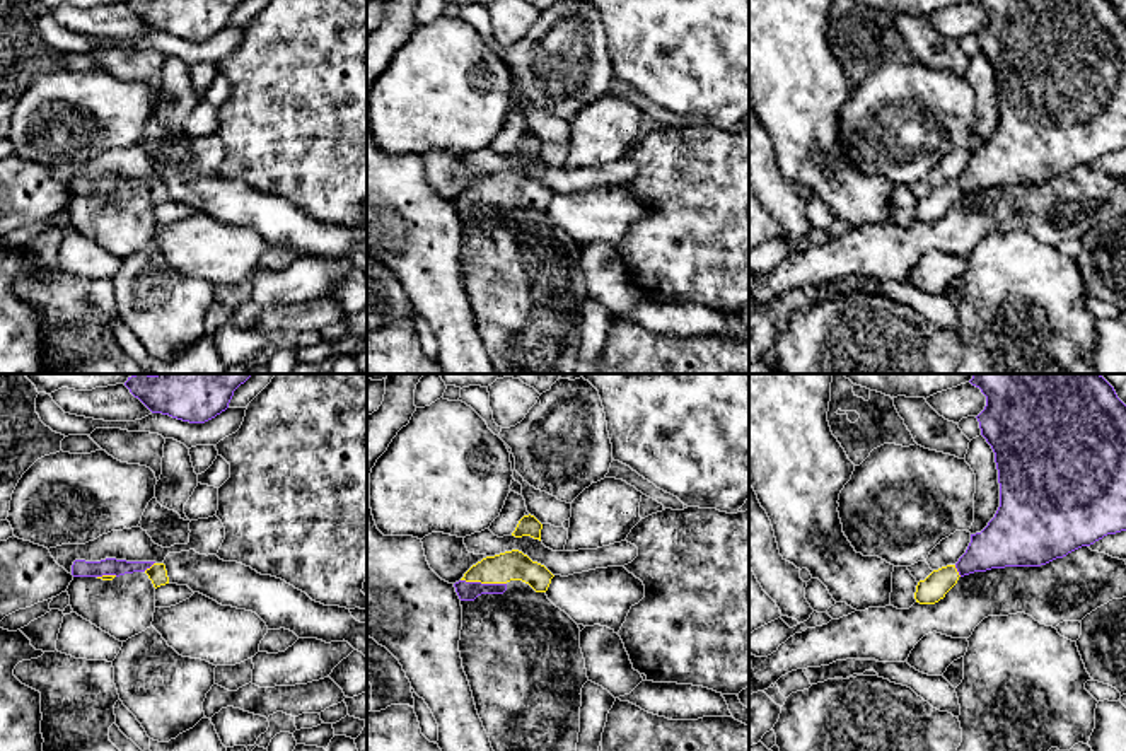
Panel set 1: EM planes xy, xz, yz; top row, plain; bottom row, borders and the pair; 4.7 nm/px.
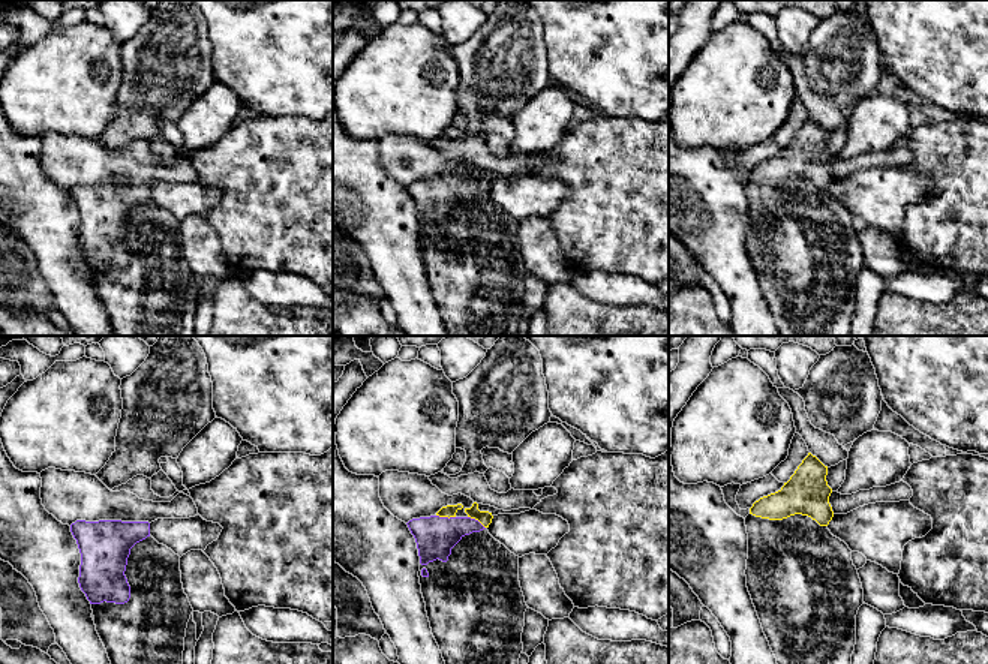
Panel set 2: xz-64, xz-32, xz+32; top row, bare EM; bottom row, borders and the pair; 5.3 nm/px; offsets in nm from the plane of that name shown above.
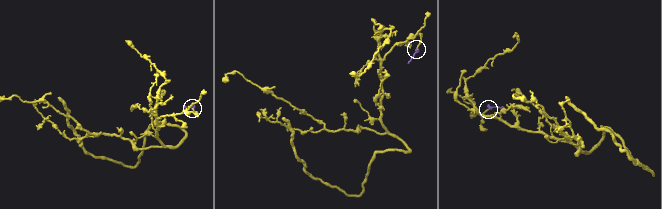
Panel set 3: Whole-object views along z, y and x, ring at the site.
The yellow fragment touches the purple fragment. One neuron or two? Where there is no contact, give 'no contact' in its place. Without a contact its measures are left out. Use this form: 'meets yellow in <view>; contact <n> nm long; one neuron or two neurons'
meets yellow in xz; contact 220 nm long; one neuron

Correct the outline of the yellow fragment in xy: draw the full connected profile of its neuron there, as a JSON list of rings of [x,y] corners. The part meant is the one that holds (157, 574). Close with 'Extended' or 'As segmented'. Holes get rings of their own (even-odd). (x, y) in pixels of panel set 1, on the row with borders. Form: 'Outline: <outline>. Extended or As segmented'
Outline: [[[106,558],[101,562],[75,560],[72,565],[73,577],[97,577],[102,580],[113,580],[114,577],[133,572],[145,572],[155,589],[169,584],[165,565],[155,562],[126,562]]]. Extended

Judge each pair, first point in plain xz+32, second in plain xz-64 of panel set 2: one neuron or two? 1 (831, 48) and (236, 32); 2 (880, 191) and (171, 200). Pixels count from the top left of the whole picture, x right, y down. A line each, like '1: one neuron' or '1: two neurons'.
1: two neurons
2: one neuron

